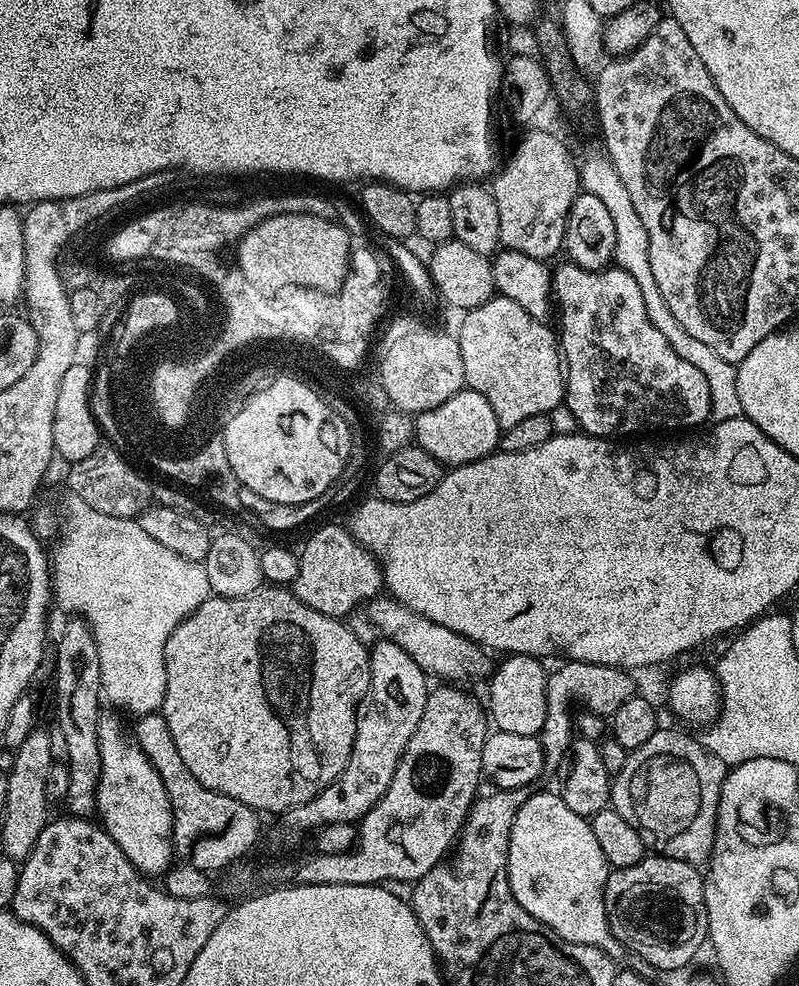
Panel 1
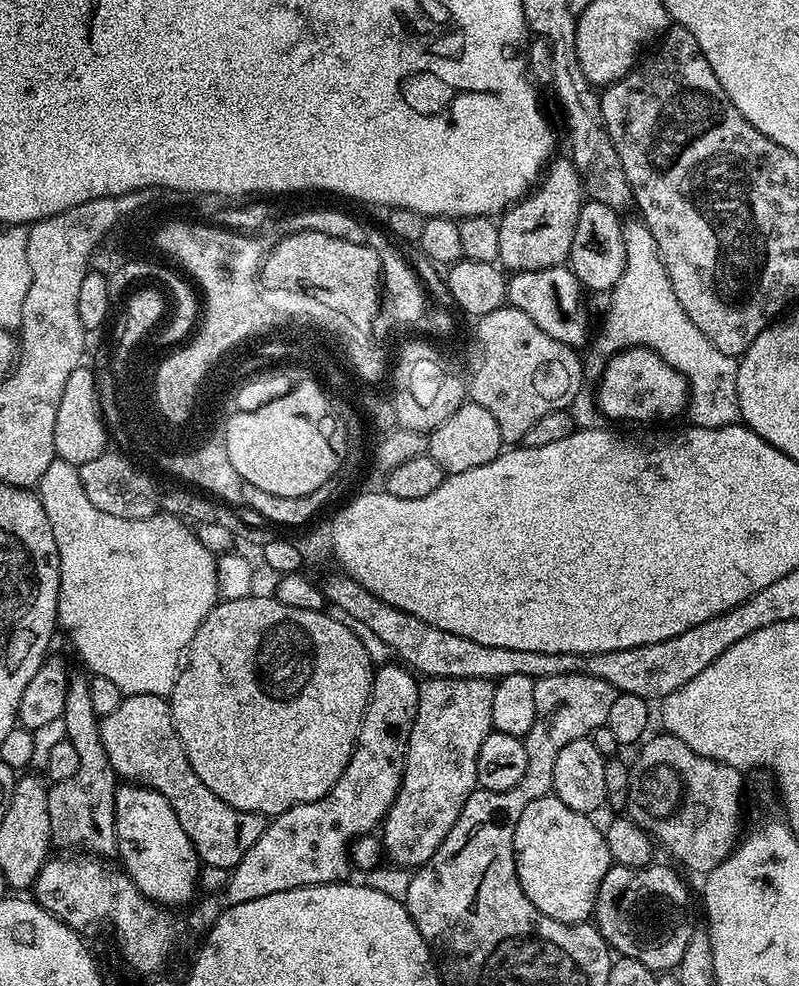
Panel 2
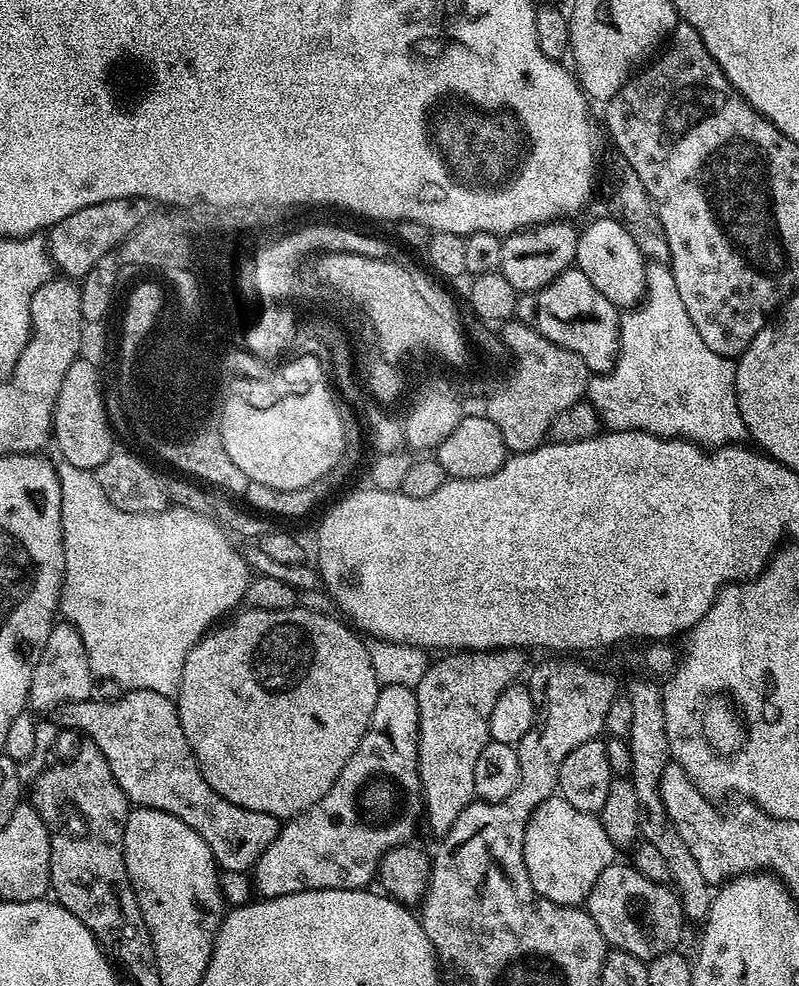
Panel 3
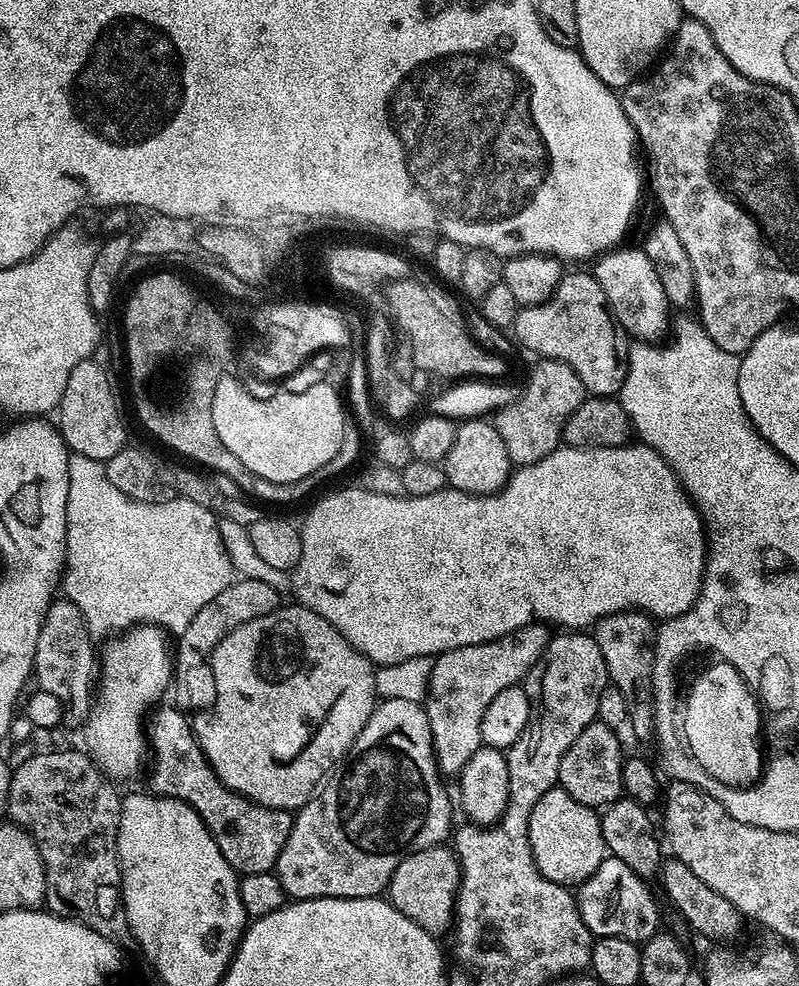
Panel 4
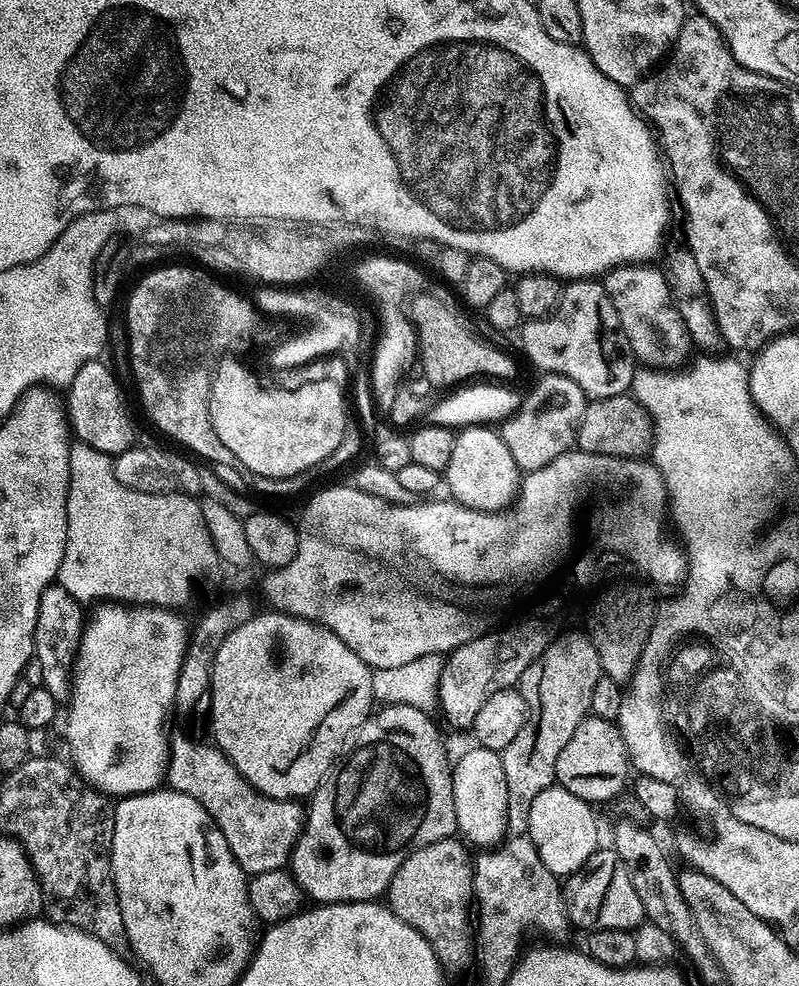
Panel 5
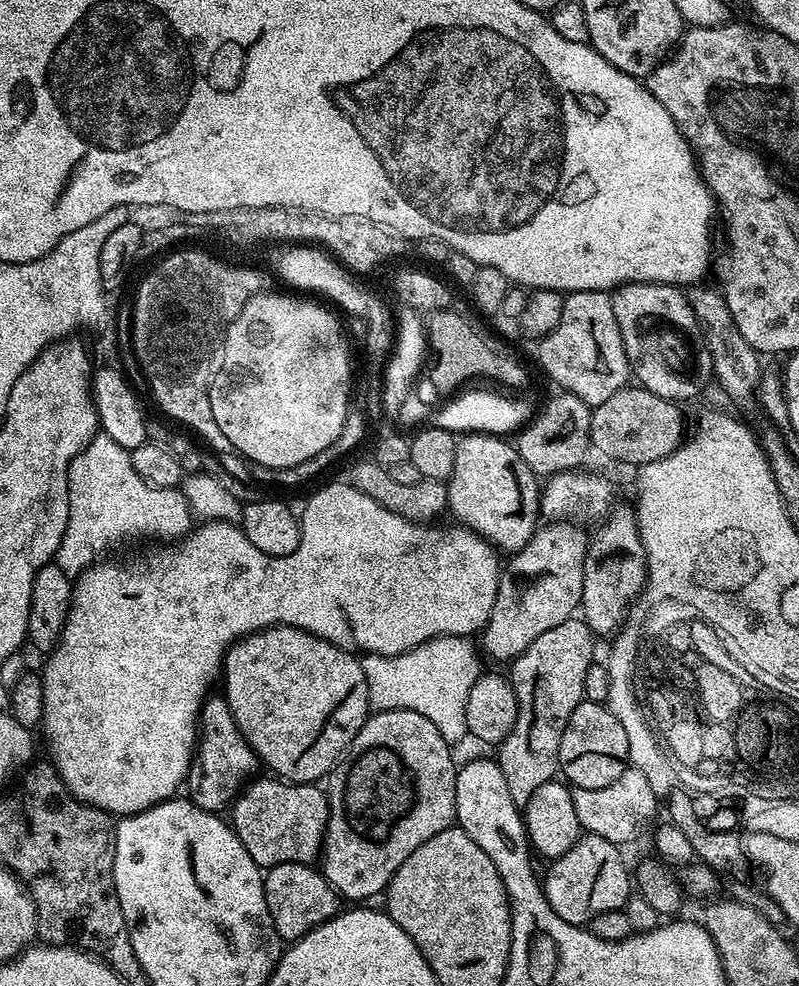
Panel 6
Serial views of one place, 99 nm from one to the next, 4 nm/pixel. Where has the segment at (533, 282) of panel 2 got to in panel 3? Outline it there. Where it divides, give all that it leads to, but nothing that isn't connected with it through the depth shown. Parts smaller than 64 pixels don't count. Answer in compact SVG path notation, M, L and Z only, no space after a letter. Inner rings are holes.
M567 268L554 282L542 290L523 293L516 301L515 319L537 328L544 337L582 358L589 373L607 374L616 367L616 352L620 349L621 313L590 283L579 268Z

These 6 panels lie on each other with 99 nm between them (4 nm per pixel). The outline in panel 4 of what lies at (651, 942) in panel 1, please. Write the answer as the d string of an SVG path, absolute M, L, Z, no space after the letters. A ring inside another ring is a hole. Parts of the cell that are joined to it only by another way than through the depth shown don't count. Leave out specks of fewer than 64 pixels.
M609 854L605 855L604 861L594 870L594 874L590 874L590 878L586 878L584 883L575 889L578 914L582 916L582 922L591 930L593 937L621 936L627 940L646 941L655 936L661 927L660 908L656 905L655 894L648 886L649 881L640 877L634 870L630 870L624 862Z

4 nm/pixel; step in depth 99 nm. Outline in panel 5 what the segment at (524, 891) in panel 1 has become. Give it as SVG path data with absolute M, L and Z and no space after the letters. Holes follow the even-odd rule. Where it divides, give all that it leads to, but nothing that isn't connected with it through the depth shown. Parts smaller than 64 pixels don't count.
M559 786L542 790L542 794L538 794L538 798L534 798L534 803L530 805L528 833L538 850L538 858L542 858L546 870L550 870L556 877L571 876L590 854L597 852L601 843L600 828L596 825L596 816L592 810L591 803Z

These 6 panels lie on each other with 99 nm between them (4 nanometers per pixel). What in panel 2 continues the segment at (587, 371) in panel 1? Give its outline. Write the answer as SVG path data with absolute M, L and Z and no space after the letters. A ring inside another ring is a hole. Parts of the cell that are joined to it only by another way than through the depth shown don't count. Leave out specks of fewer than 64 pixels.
M638 347L625 348L617 351L615 354L612 354L612 357L610 357L609 360L606 360L606 363L604 364L604 373L600 376L598 383L594 388L594 399L596 402L596 407L600 410L601 417L607 419L609 416L609 418L612 420L652 420L655 418L655 416L657 416L657 418L660 420L672 420L679 414L679 412L683 413L685 409L687 409L690 397L688 394L688 380L684 377L684 375L682 375L678 370L674 370L654 350Z

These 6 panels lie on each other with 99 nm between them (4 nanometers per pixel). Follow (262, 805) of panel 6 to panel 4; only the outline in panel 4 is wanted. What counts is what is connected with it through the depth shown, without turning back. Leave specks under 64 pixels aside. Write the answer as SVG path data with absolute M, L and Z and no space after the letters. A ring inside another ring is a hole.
M175 706L159 708L146 720L150 768L152 764L147 787L155 795L168 796L171 800L189 804L202 818L206 830L214 842L218 842L222 858L230 862L235 872L246 876L272 872L278 862L278 854L282 854L282 846L286 846L286 838L290 838L293 813L283 808L267 808L256 804L228 789L208 765L208 759L192 732L191 719Z

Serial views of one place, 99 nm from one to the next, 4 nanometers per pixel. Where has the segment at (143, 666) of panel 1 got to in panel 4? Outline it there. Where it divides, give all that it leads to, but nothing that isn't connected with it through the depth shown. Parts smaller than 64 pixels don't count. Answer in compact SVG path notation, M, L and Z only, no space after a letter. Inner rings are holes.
M69 455L68 477L70 490L66 494L66 558L62 573L62 592L70 602L74 602L74 606L78 606L78 610L82 610L82 618L93 638L108 636L111 632L120 634L137 624L155 624L156 627L164 629L165 633L179 634L186 630L186 626L190 626L190 622L194 622L194 614L198 614L198 610L202 610L206 602L212 601L232 583L232 563L226 554L226 546L222 546L222 536L218 534L218 518L206 506L198 506L198 502L190 502L184 496L176 496L166 502L138 502L122 494L122 490L118 490L118 486L114 486L114 482L106 478L106 470L101 461L85 456Z

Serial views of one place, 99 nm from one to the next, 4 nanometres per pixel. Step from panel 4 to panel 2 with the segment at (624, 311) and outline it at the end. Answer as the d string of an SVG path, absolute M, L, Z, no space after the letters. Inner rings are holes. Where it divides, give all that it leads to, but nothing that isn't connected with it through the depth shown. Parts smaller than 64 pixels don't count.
M589 199L578 214L578 226L574 226L574 242L568 255L572 273L585 289L607 293L616 287L626 266L626 242L621 217L610 206Z

